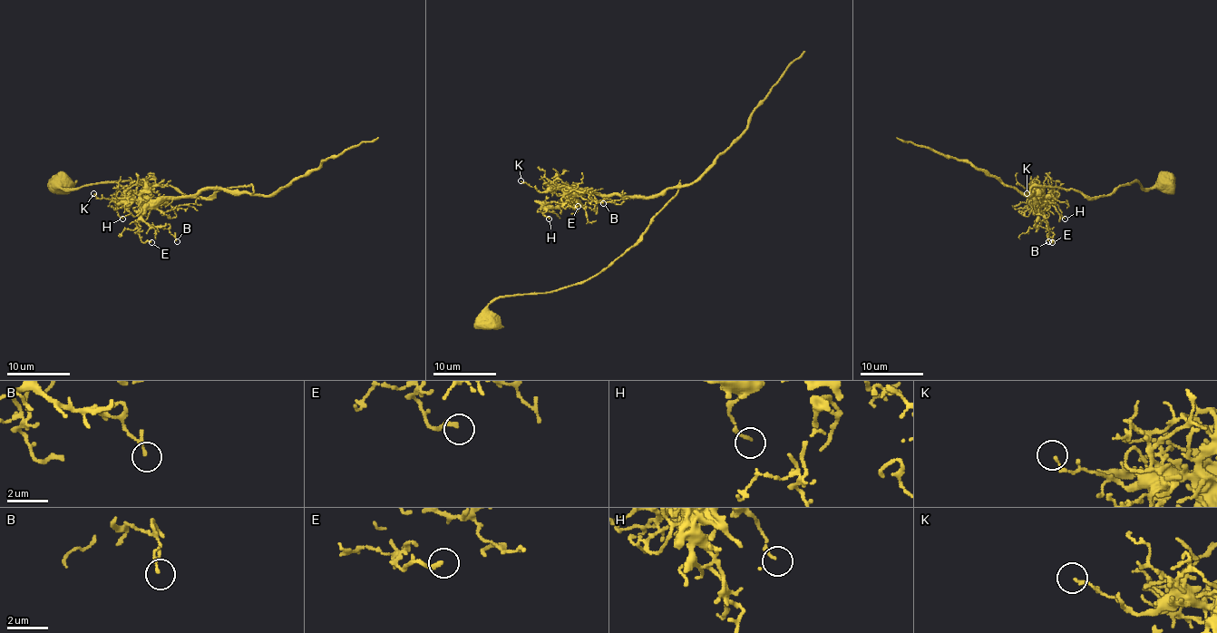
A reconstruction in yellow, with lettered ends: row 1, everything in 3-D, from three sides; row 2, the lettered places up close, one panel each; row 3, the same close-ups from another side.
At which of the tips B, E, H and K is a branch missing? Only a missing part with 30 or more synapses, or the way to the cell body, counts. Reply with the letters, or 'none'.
none

